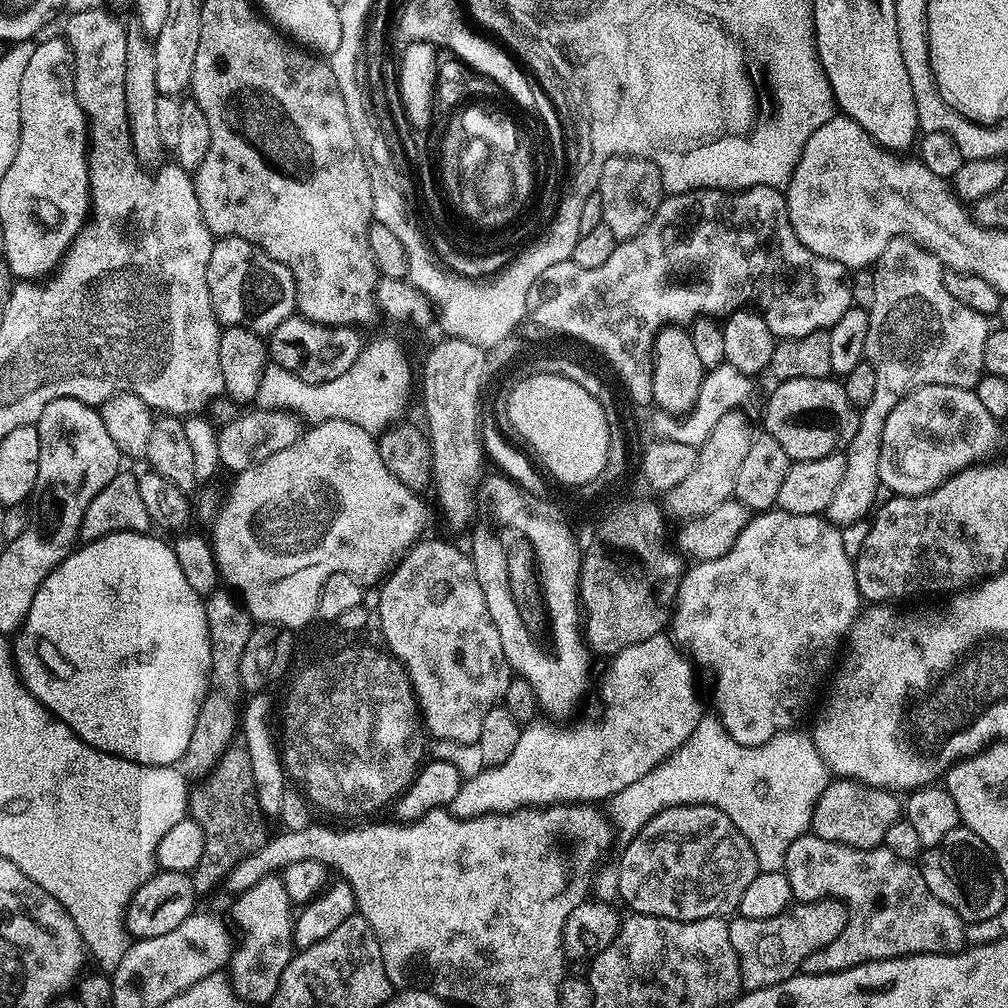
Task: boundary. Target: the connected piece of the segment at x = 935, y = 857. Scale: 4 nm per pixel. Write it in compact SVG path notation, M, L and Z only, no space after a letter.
M966 827L950 830L940 844L925 848L918 867L922 878L926 878L926 886L930 886L930 894L942 898L942 902L946 902L946 906L950 906L950 910L957 912L967 923L982 922L982 918L991 918L1006 907L1006 881L998 870L996 859L986 842Z

